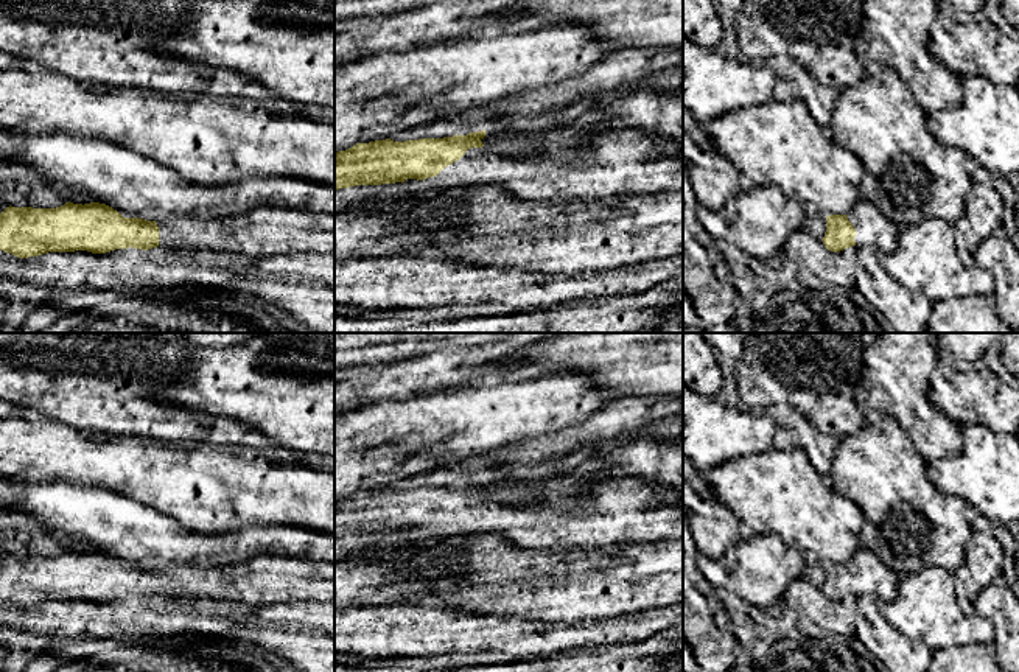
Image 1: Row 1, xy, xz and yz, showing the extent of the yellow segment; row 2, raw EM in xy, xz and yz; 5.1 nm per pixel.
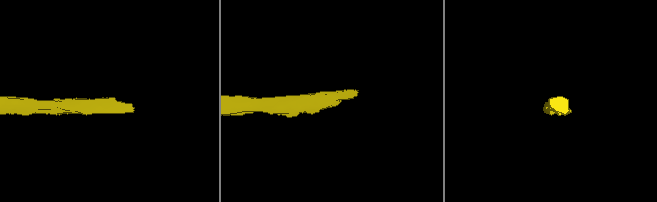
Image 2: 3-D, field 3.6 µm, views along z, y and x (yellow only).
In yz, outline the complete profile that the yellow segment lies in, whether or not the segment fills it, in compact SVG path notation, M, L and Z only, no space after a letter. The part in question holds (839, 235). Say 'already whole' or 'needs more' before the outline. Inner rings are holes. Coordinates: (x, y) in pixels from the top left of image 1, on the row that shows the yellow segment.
needs more; M860 199L846 215L826 216L826 232L821 238L831 252L851 246L873 246L879 252L896 247L899 227L887 219L868 199Z

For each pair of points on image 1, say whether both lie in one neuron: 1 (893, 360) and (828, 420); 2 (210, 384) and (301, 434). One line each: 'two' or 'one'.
1: two
2: one

